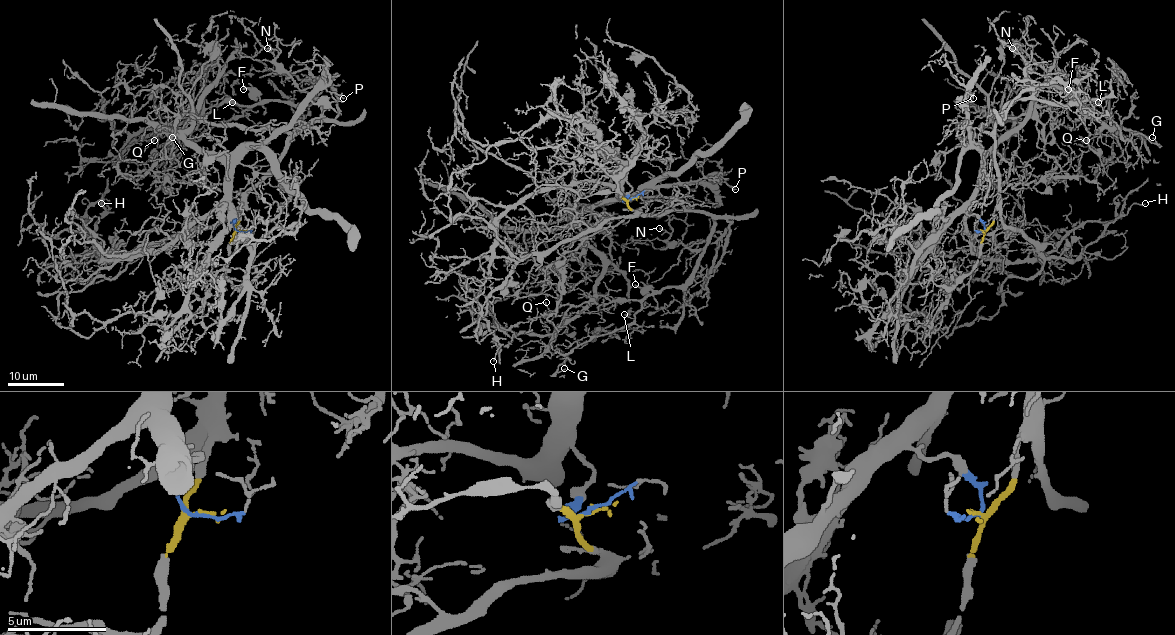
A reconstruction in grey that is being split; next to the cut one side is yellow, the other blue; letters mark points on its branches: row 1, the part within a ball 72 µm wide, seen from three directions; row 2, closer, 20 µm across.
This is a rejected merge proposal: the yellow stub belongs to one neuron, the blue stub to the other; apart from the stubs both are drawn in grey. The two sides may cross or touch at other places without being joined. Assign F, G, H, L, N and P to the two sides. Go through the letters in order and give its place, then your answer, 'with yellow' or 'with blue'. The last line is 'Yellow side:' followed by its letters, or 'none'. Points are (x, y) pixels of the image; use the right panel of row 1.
F: place (1068, 89); with yellow
G: place (1152, 137); with yellow
H: place (1145, 203); with yellow
L: place (1098, 102); with yellow
N: place (1012, 48); with yellow
P: place (973, 98); with blue
Yellow side: F, G, H, L, N

